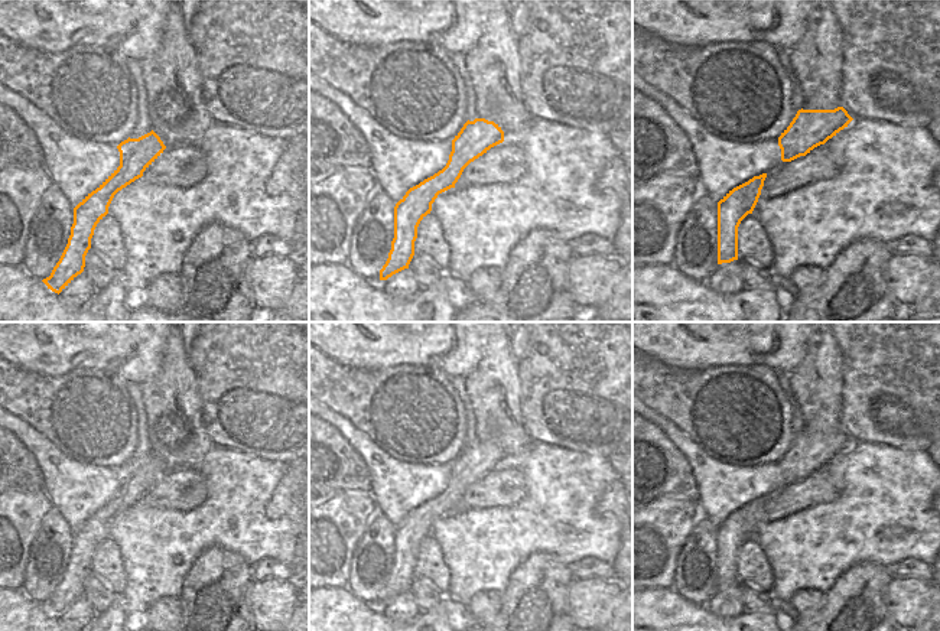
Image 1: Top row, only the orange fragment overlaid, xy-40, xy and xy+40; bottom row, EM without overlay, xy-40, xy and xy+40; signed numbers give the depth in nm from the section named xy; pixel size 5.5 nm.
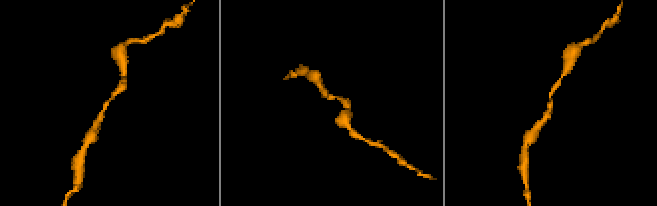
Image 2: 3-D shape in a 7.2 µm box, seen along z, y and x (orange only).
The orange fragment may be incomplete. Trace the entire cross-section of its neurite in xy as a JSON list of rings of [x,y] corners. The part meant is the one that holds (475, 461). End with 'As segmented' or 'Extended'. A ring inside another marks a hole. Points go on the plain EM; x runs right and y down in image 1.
[[[475,442],[466,445],[452,464],[452,475],[446,489],[410,511],[394,530],[394,562],[391,573],[383,592],[380,604],[409,592],[414,579],[414,565],[420,544],[430,537],[432,527],[439,517],[455,511],[464,492],[487,476],[491,471],[504,465],[504,455],[494,445]]]. As segmented

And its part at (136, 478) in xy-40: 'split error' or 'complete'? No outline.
complete

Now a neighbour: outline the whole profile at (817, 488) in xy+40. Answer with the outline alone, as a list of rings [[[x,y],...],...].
[[[824,468],[791,485],[784,485],[777,494],[767,497],[758,526],[783,520],[811,505],[832,502],[839,495]]]

